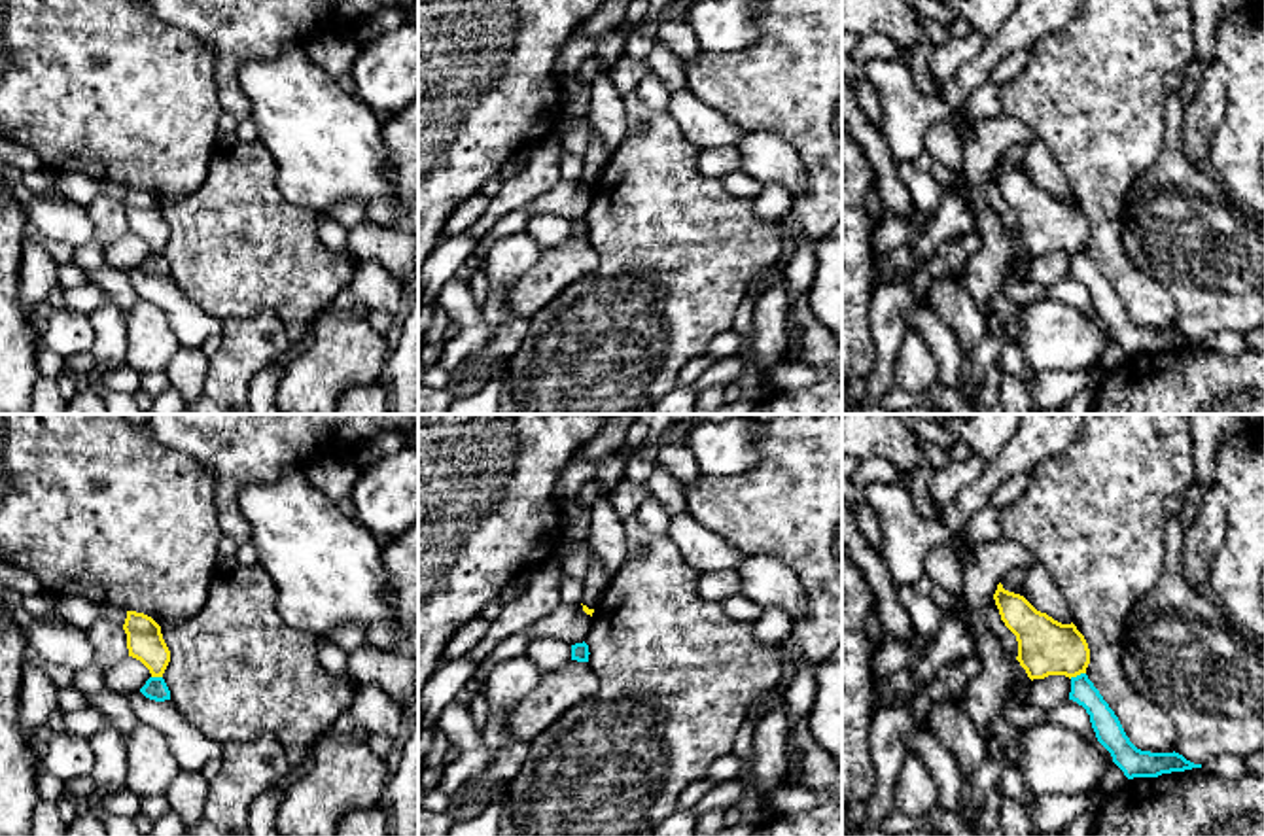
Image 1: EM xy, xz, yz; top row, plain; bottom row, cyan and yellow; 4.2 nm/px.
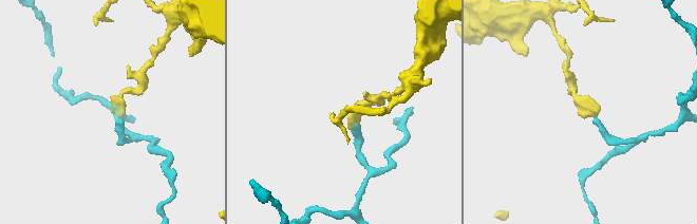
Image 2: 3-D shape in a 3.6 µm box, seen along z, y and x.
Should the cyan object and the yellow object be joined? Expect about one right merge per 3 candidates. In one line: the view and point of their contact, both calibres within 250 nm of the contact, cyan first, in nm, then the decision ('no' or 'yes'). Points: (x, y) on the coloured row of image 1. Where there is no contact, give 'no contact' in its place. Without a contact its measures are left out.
contact yz (1077, 676); calibres 120 and 240 nm; no

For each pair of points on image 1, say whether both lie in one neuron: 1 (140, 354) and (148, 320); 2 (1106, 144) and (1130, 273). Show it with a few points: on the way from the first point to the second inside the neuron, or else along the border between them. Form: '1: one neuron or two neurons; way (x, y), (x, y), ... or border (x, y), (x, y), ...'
1: one neuron; way (148, 347), (148, 328)
2: one neuron; way (1106, 176), (1106, 241)

